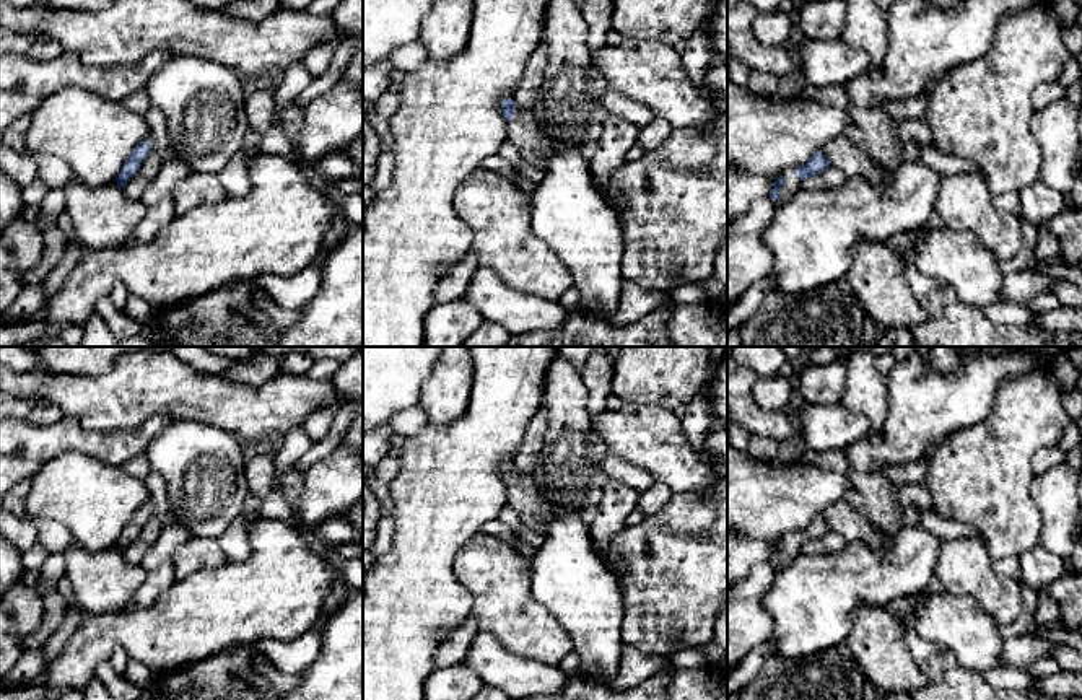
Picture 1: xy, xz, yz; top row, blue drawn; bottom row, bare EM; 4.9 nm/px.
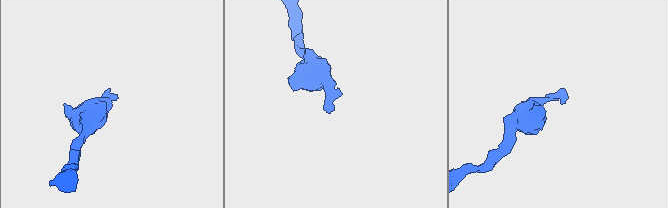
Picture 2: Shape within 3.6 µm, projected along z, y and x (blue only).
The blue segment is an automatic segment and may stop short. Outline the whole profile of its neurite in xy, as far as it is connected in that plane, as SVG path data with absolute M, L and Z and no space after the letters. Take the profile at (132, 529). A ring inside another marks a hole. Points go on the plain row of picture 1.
M151 470L145 479L148 500L142 505L124 527L116 545L120 553L137 539L143 524L151 514L169 514L168 482L158 472Z

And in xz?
M503 464L503 482L508 485L506 503L514 508L522 526L543 534L547 521L556 514L537 492L532 477L516 470L514 464Z

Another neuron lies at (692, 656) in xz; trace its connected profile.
M700 646L687 648L667 656L674 669L705 667L705 654Z

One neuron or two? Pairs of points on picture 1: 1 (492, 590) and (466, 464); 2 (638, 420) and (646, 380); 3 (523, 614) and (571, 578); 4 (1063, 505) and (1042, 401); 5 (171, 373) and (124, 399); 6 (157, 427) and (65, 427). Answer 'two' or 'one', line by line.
1: two
2: two
3: two
4: two
5: one
6: one

